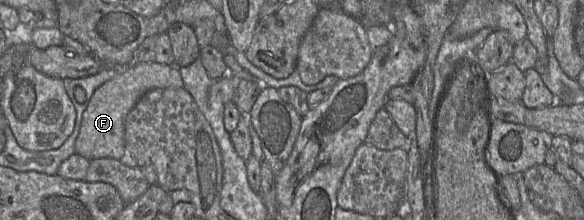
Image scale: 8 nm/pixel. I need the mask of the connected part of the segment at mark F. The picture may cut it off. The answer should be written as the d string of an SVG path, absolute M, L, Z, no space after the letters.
M133 62L124 72L97 88L83 113L81 128L75 141L75 153L90 161L99 158L120 160L125 152L126 116L146 92L155 88L184 87L179 69L175 64Z

